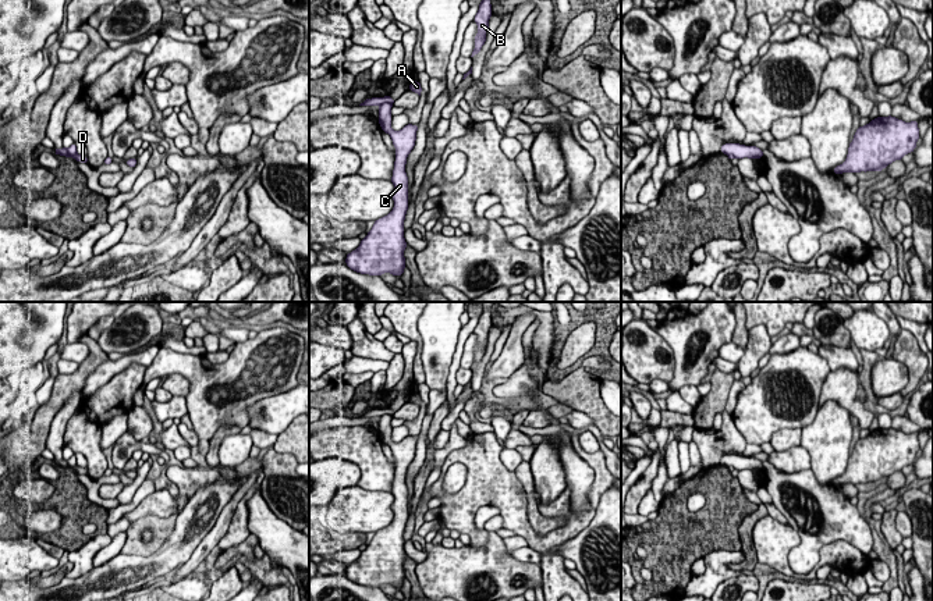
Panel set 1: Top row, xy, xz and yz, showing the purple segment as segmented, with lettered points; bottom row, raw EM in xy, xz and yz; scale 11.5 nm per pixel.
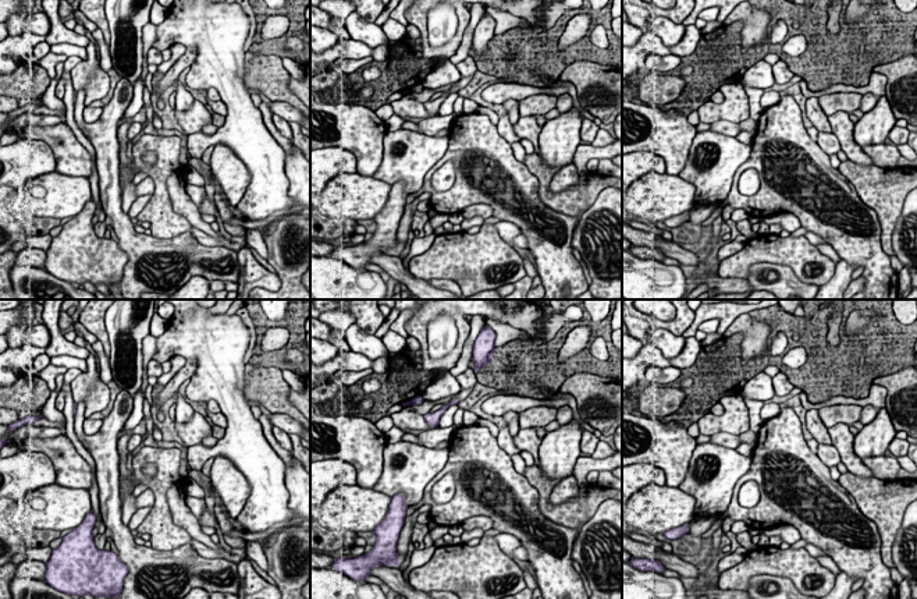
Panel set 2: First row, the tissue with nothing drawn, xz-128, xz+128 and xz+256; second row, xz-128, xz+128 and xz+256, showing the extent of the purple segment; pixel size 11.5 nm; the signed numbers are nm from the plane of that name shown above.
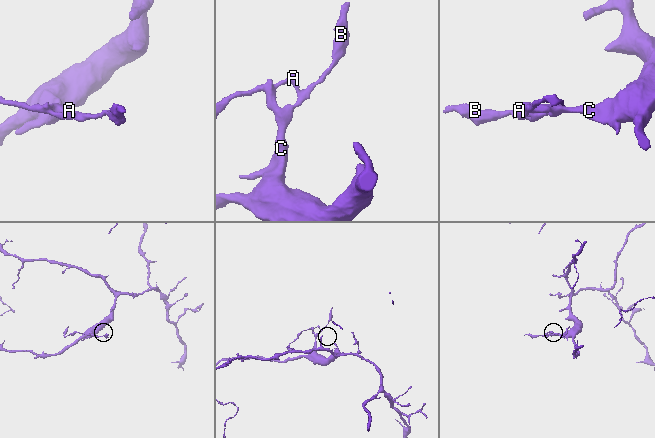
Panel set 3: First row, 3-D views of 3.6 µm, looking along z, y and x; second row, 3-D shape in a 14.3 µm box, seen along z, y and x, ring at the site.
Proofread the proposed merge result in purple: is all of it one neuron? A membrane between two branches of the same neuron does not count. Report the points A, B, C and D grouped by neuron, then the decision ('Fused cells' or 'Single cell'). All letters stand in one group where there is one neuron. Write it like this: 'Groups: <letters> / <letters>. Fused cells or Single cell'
Groups: A B C / D. Fused cells

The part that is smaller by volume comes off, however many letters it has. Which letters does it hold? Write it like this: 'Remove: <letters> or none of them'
Remove: D

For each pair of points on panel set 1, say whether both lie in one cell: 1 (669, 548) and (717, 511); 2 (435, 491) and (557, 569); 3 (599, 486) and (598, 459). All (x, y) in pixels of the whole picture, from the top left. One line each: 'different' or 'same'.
1: same
2: same
3: same

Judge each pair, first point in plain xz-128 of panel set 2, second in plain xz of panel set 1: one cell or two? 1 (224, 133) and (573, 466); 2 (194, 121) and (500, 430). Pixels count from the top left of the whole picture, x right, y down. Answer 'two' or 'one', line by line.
1: one
2: two

